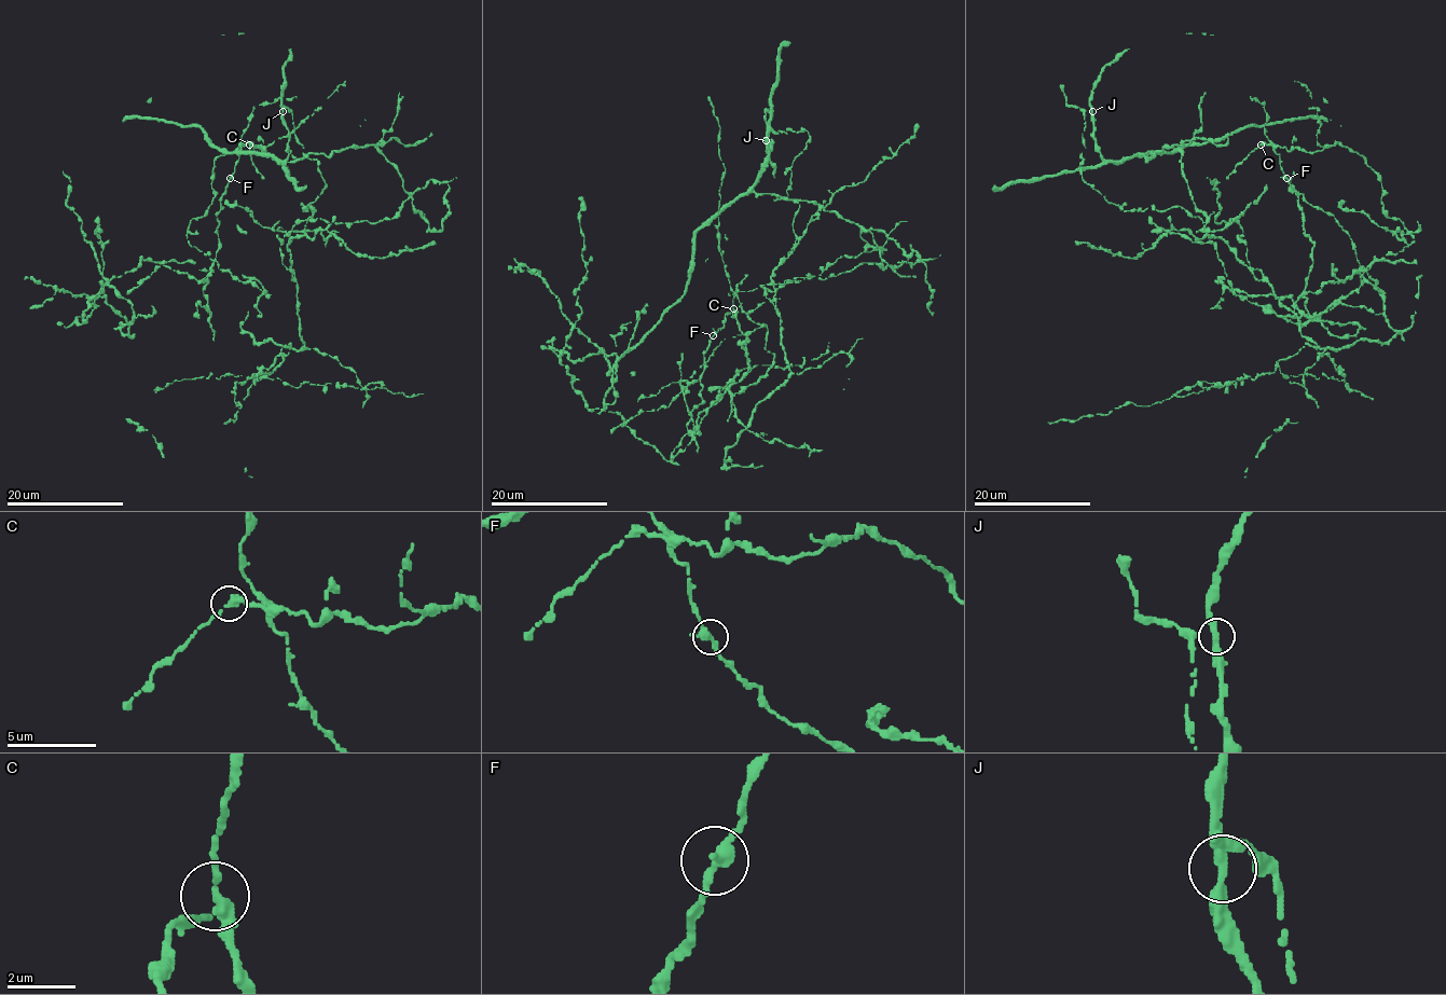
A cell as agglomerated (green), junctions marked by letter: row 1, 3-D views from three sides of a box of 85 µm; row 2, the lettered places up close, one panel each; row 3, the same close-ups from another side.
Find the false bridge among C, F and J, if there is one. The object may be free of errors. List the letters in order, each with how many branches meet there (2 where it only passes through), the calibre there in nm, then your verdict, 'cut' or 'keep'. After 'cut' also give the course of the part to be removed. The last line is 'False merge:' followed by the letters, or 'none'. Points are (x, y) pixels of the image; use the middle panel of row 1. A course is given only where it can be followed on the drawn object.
C: branches 2; calibre 320 nm; keep
F: branches 2; calibre 320 nm; keep
J: branches 2; calibre 340 nm; keep
False merge: none

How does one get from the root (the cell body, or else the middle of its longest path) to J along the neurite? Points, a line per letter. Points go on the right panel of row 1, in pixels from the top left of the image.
J: (1341, 347), (1307, 340), (1274, 288), (1197, 216), (1180, 206), (1125, 210), (1092, 189), (1079, 168), (1092, 111)

